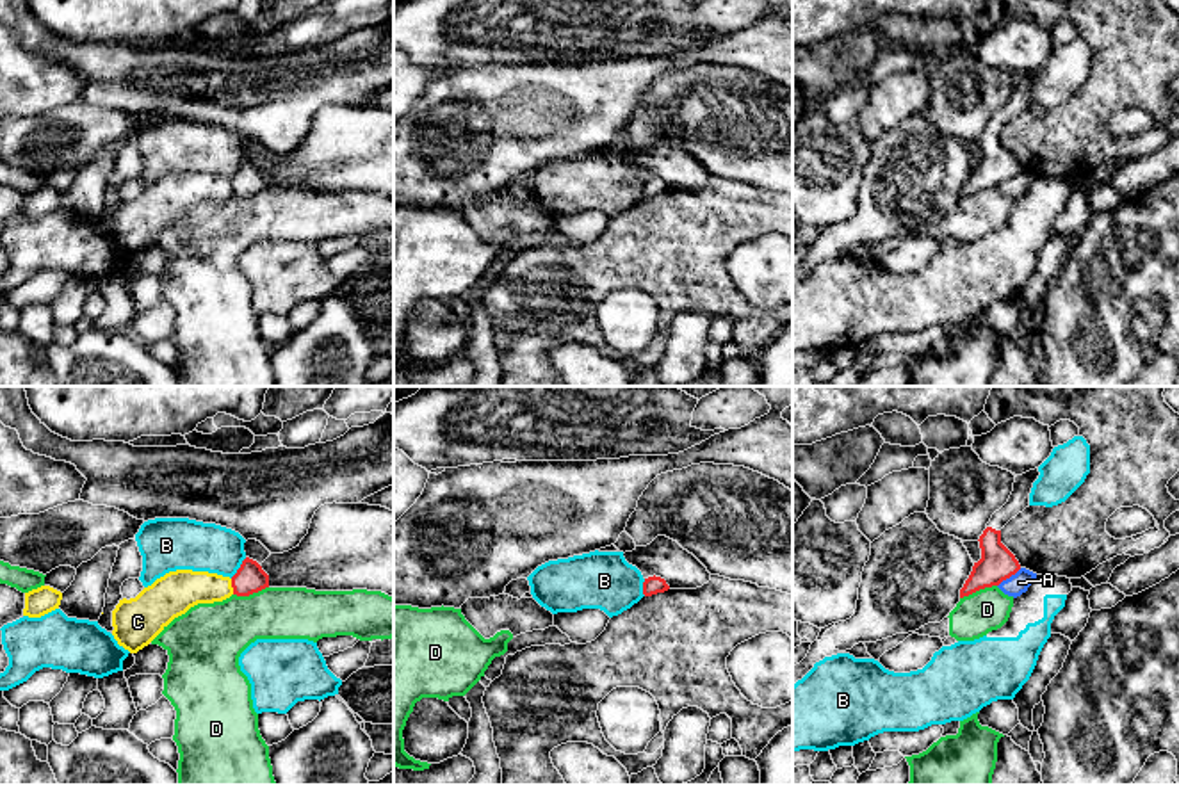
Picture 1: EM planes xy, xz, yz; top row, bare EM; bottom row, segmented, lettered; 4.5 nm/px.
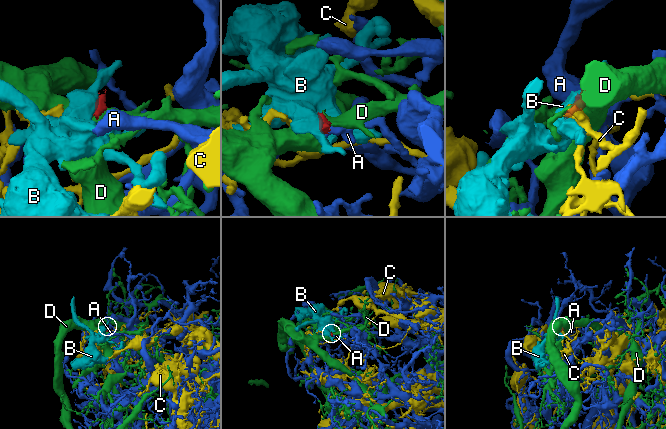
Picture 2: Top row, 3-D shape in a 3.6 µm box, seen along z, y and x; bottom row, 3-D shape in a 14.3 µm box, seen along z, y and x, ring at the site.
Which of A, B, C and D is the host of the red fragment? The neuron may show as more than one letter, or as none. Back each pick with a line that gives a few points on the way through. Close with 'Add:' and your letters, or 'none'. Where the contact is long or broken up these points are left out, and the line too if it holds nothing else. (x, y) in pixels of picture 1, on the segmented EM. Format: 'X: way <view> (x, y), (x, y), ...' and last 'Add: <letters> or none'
Add: none

